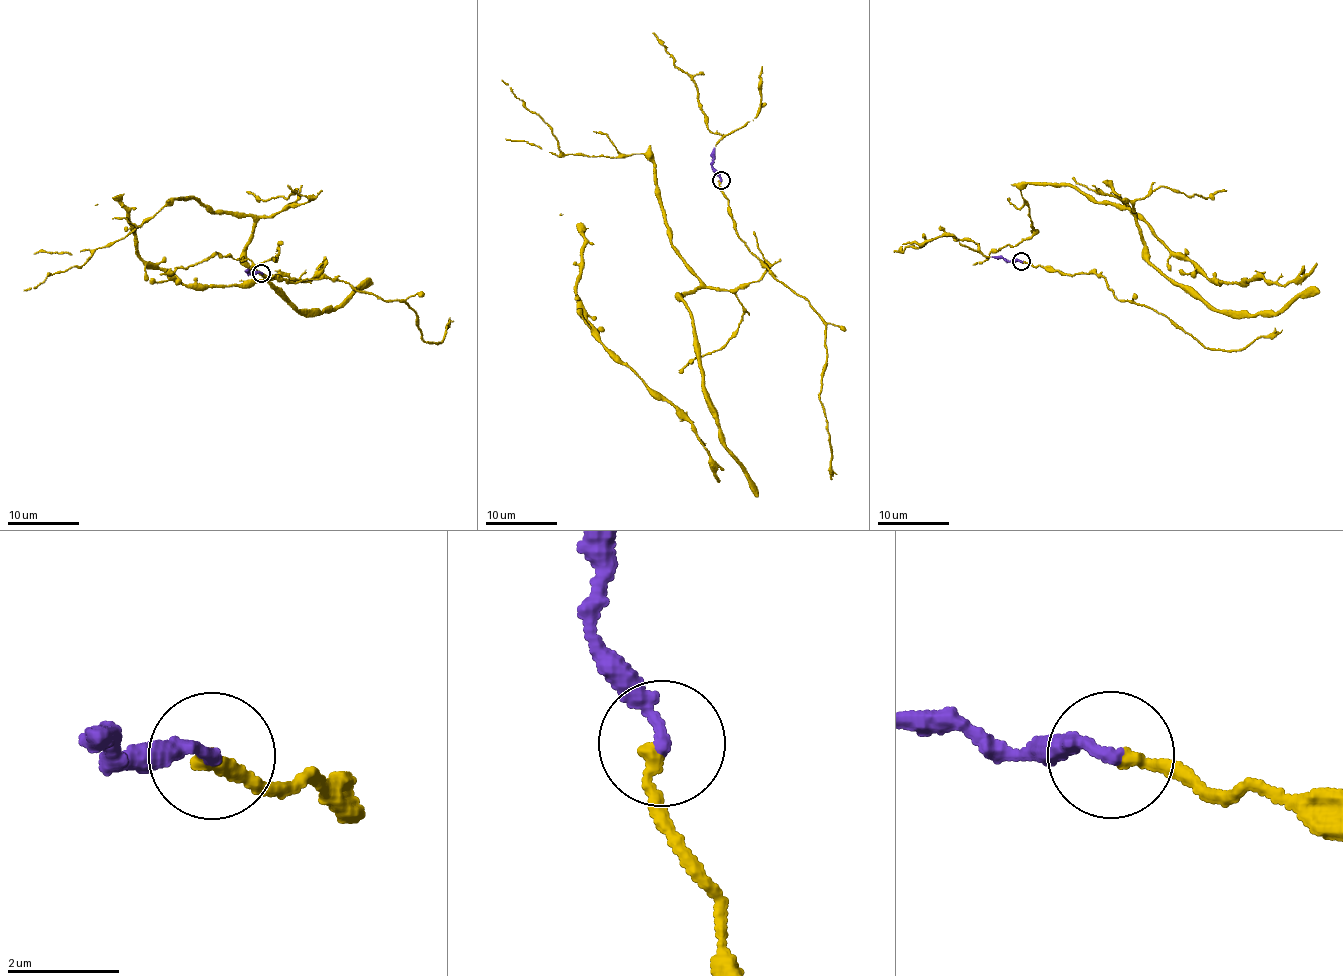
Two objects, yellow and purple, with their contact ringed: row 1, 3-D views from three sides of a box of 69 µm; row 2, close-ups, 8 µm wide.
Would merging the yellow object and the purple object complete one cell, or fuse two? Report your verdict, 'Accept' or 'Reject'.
Accept

